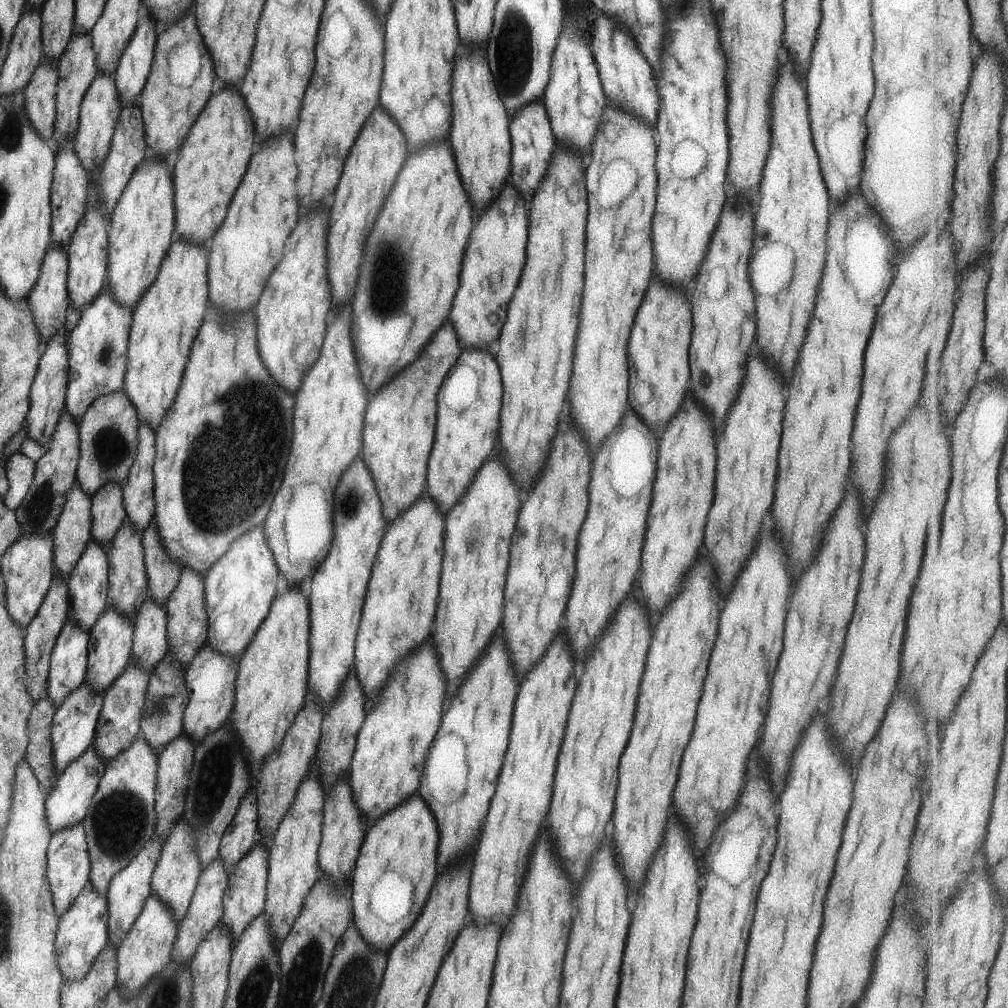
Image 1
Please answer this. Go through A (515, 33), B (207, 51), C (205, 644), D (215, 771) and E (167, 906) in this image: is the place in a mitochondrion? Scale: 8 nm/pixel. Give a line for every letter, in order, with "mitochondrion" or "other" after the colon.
A: mitochondrion
B: other
C: other
D: mitochondrion
E: other

